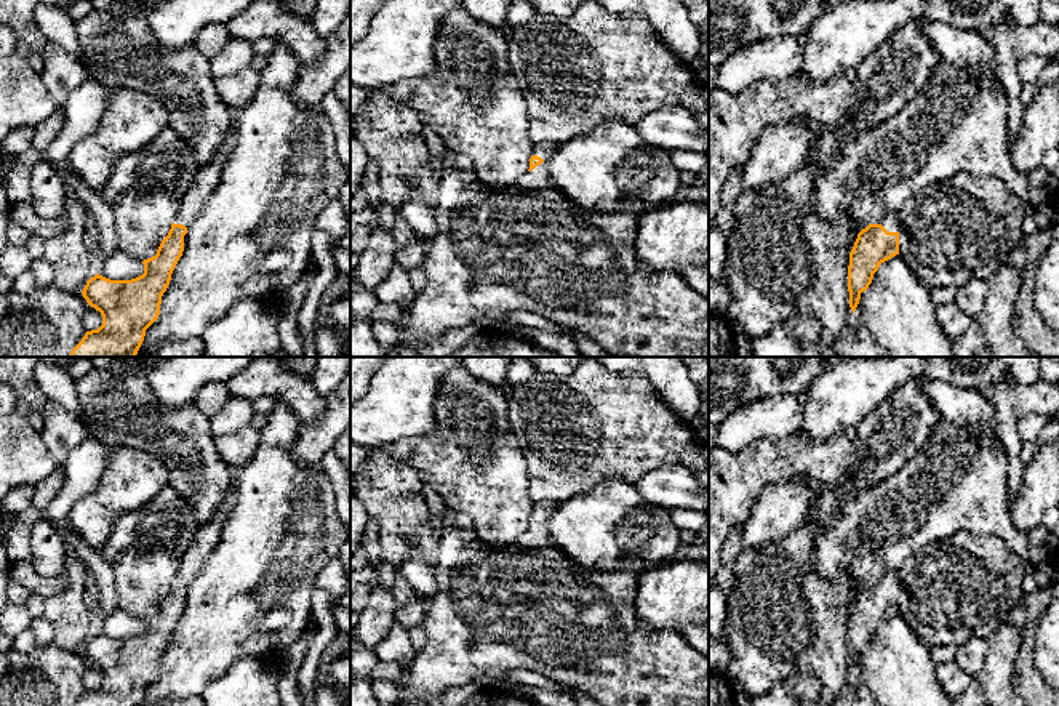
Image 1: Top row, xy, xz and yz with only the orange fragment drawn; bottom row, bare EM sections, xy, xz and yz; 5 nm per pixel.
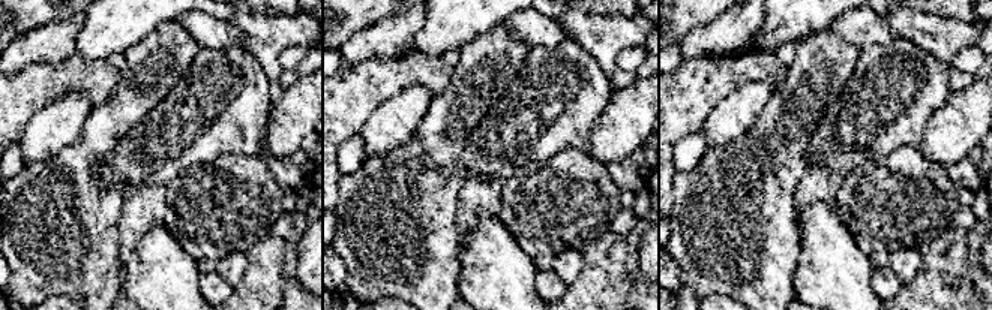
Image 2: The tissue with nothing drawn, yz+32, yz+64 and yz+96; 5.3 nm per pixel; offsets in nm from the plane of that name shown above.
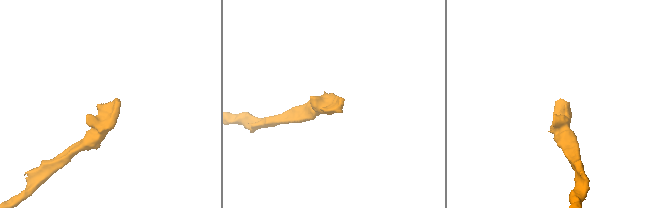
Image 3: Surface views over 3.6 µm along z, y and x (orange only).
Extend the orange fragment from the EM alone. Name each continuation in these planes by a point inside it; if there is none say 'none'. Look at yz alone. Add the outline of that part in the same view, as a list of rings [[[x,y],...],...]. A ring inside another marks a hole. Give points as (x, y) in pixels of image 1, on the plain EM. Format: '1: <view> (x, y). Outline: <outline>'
1: yz (890, 580). Outline: [[[896,572],[883,575],[877,583],[881,583],[888,591],[899,591],[899,580]]]

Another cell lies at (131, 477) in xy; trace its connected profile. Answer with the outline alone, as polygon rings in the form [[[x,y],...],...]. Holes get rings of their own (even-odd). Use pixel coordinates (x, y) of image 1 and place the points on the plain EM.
[[[142,450],[110,453],[96,488],[67,514],[69,528],[93,549],[102,549],[117,519],[150,503],[170,483],[163,461]]]

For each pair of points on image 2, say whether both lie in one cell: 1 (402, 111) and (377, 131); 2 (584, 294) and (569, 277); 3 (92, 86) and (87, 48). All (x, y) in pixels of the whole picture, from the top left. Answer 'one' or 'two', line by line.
1: one
2: two
3: two

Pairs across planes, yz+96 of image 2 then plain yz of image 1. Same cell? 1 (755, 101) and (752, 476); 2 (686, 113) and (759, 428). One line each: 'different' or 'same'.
1: different
2: different

